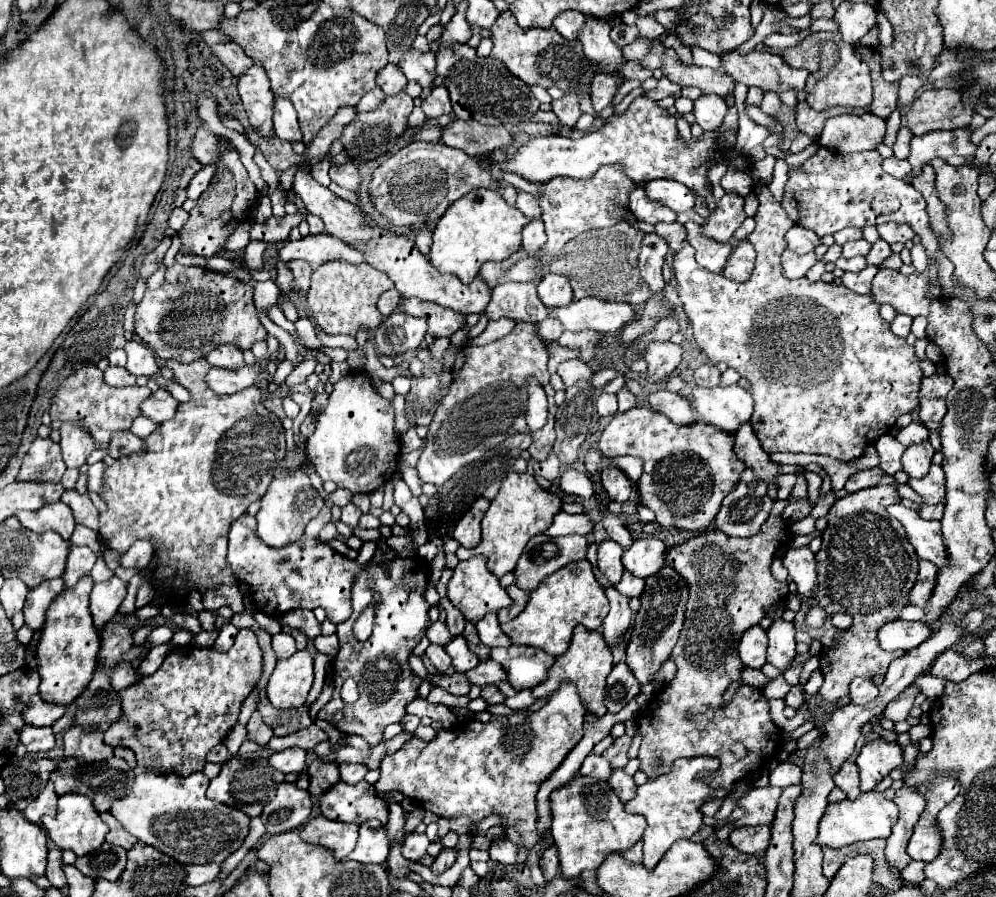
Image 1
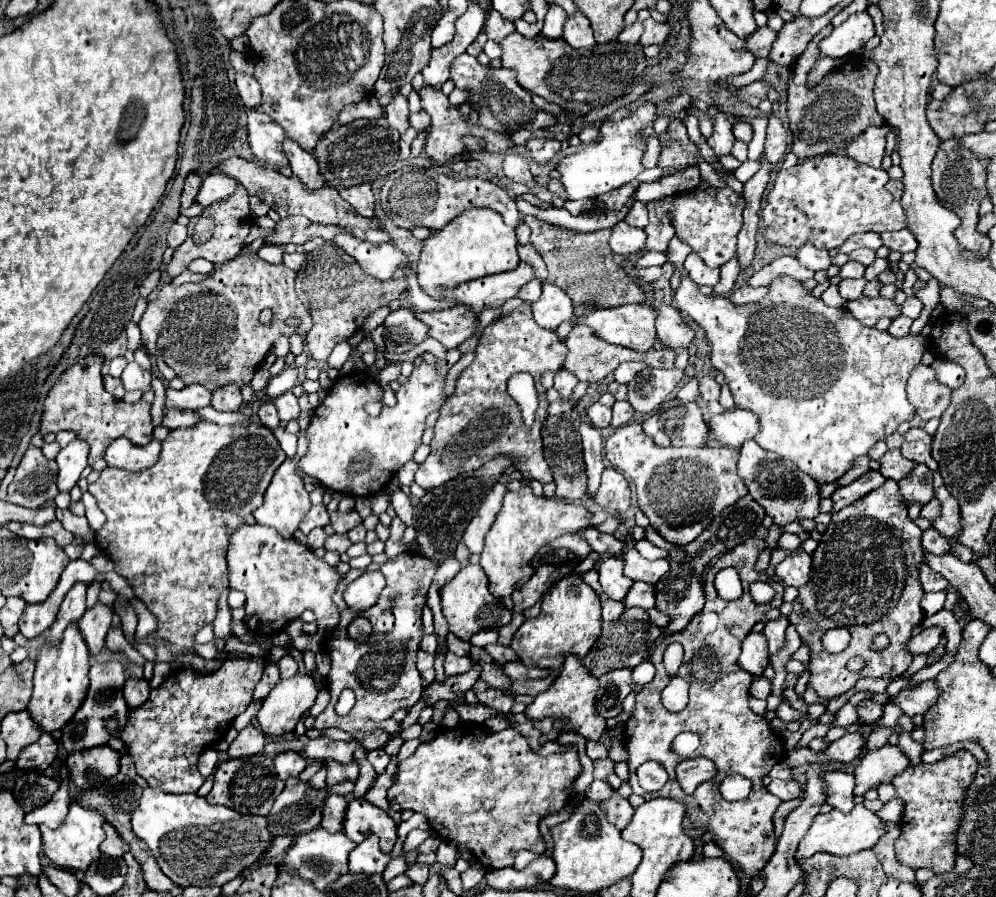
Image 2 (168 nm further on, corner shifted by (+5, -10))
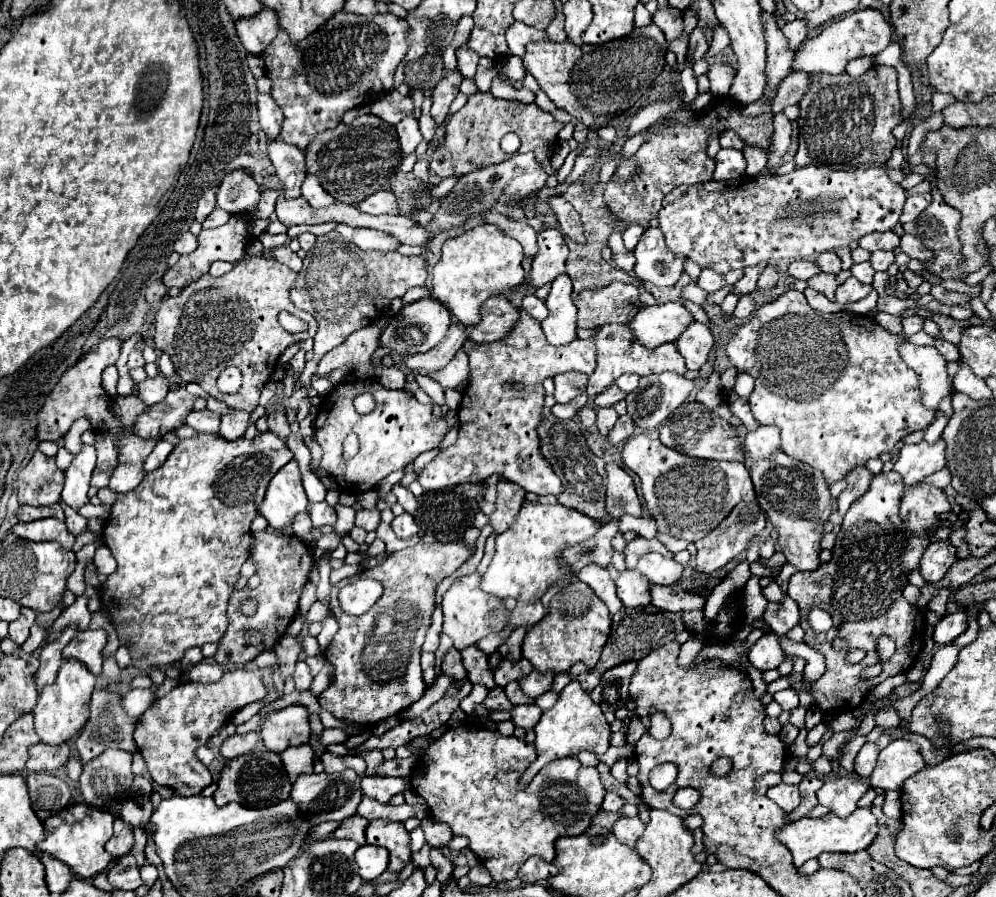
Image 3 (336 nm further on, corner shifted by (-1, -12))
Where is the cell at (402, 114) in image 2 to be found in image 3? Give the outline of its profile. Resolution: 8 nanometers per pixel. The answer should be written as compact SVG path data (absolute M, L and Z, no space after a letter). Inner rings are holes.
M408 114L406 118L402 118L396 124L396 132L398 132L398 138L400 138L402 154L414 152L416 146L420 144L420 140L422 140L422 134L418 130L418 120L414 118L414 114Z

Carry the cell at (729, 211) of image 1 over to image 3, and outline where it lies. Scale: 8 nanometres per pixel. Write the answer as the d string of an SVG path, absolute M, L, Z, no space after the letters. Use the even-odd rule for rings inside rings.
M860 164L854 170L834 170L830 166L802 166L786 176L742 176L726 182L700 182L678 186L668 192L658 212L660 230L664 232L666 246L692 258L702 268L712 268L718 274L726 274L736 268L754 266L762 260L812 260L814 254L850 246L864 234L888 232L900 222L906 194L900 184L892 182L878 164Z

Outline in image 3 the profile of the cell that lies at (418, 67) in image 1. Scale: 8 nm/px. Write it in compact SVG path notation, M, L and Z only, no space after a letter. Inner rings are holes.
M490 92L486 94L472 94L468 104L462 108L462 114L452 114L452 122L444 124L444 144L440 144L432 152L430 170L440 176L448 178L454 174L466 174L476 168L500 164L508 154L500 148L500 138L508 132L516 132L522 140L522 146L518 152L534 152L538 162L544 164L548 174L554 174L550 168L550 156L558 150L558 132L562 128L560 122L554 120L552 114L540 110L536 104L520 104L510 100L494 98Z

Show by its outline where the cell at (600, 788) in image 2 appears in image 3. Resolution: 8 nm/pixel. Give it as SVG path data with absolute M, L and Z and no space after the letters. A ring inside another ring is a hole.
M606 792L604 802L602 802L602 808L604 808L604 810L608 810L608 812L620 812L622 806L624 806L624 800L622 800L622 798L614 796L612 792Z

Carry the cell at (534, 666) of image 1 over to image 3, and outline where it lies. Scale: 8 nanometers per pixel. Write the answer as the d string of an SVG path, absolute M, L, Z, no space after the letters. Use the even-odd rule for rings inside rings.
M532 670L528 676L524 676L518 684L520 688L530 696L530 698L536 698L544 692L550 690L550 684L552 684L552 678L554 678L554 672L536 672Z

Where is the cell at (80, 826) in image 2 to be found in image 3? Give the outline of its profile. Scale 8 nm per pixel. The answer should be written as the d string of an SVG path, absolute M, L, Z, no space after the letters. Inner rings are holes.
M68 804L58 816L50 816L44 822L46 840L38 844L38 850L48 852L56 860L64 862L76 876L90 878L106 870L112 856L104 850L106 840L112 836L114 816L88 804Z

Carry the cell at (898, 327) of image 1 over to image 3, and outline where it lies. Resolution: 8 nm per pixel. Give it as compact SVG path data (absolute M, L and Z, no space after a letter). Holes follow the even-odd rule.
M918 314L904 318L904 320L902 320L902 326L904 326L904 336L912 336L912 334L920 332L920 330L922 330L922 322L924 322L924 318L922 318L922 316L918 316Z

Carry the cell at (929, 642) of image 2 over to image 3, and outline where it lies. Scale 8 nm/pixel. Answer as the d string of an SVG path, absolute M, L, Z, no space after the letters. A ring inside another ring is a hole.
M952 612L946 614L934 628L934 642L938 646L944 644L952 644L960 634L964 634L968 628L968 620L966 620L966 612Z

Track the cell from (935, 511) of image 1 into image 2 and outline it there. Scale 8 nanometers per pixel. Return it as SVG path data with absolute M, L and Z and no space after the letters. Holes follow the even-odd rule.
M934 528L924 530L924 534L922 534L922 546L924 546L926 552L936 554L936 556L950 552L950 542L938 530L934 530Z

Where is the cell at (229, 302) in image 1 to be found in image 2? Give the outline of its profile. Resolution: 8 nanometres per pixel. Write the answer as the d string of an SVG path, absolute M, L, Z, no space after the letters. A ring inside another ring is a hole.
M240 252L234 260L220 264L214 270L214 274L210 274L204 282L182 284L182 286L164 284L158 292L158 298L148 304L140 320L142 344L150 356L164 356L164 362L176 372L178 378L184 380L184 384L202 384L212 392L226 382L242 388L250 384L254 372L260 368L272 344L280 336L292 336L292 334L306 336L308 330L312 328L312 318L294 290L294 278L296 272L286 268L284 264L274 266L258 258L256 252ZM266 308L274 310L274 326L260 324L260 312ZM290 316L300 318L298 328L292 328L284 322ZM218 364L226 364L226 368L218 370Z

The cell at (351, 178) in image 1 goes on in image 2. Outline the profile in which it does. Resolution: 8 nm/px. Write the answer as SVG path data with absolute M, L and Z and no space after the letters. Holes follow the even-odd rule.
M360 184L352 188L342 188L338 190L340 196L360 214L360 216L374 216L374 192L370 184Z

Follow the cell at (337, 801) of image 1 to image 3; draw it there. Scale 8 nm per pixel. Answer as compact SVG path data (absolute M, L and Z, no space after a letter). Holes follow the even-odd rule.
M372 820L366 828L366 844L384 846L390 852L388 870L400 872L406 862L410 862L410 834L402 822L392 820Z

